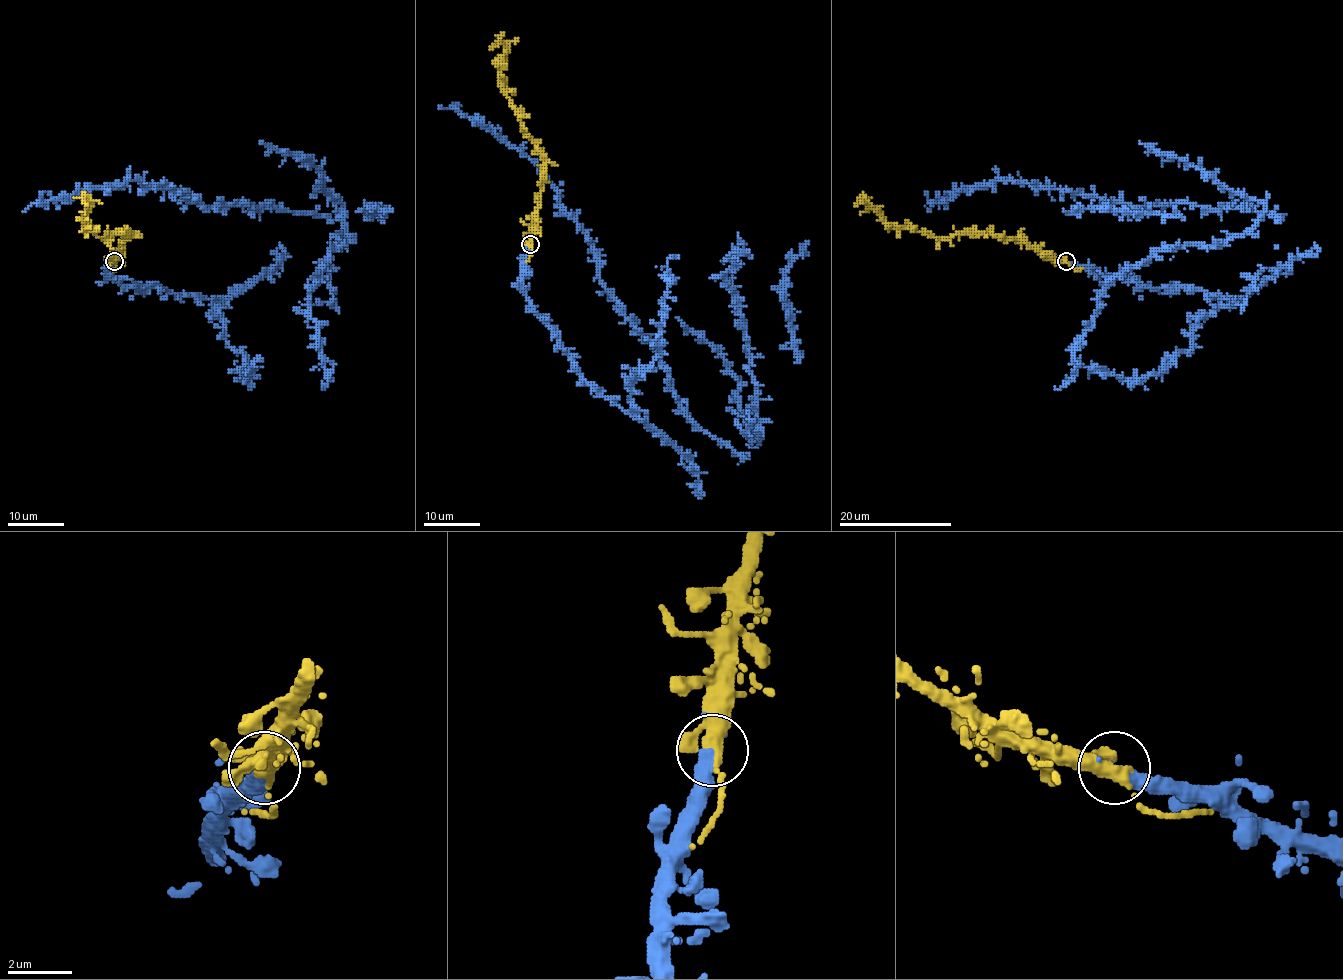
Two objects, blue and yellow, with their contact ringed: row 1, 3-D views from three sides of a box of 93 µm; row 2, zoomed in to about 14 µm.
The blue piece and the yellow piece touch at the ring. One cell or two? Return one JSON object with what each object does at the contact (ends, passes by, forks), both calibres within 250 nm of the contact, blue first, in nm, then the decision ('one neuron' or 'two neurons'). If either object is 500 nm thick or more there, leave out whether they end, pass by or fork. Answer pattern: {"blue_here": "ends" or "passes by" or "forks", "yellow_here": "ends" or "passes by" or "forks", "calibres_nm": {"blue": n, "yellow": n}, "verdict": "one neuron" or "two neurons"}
{"blue_here": "ends", "yellow_here": "forks", "calibres_nm": {"blue": 320, "yellow": 300}, "verdict": "one neuron"}

